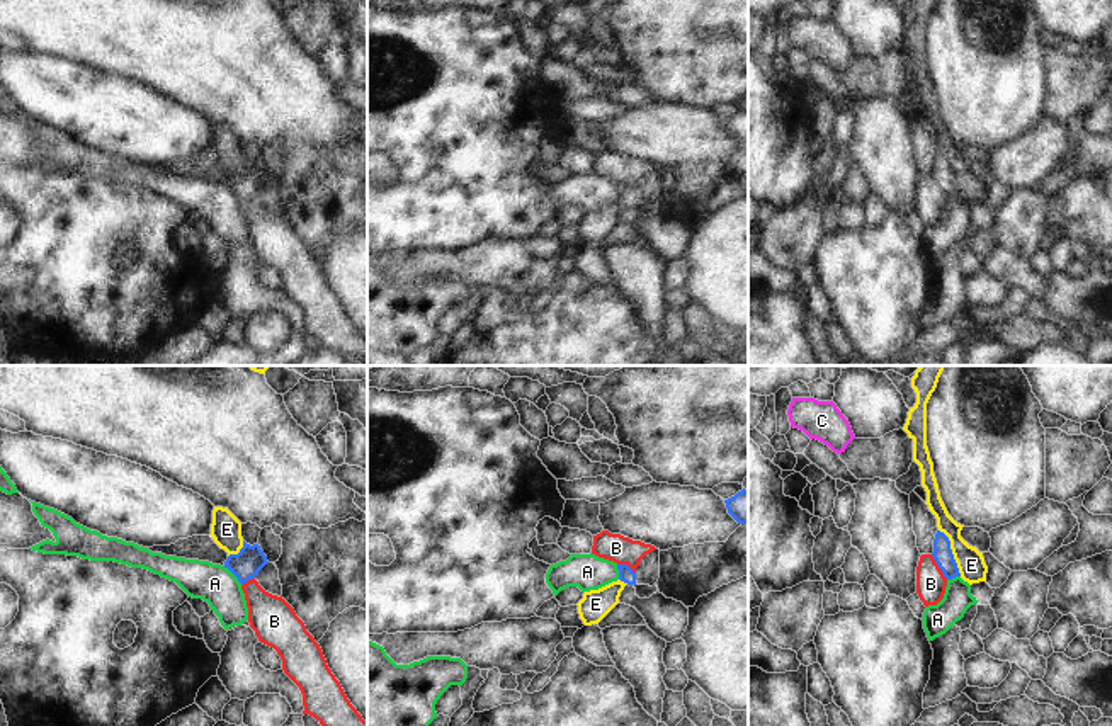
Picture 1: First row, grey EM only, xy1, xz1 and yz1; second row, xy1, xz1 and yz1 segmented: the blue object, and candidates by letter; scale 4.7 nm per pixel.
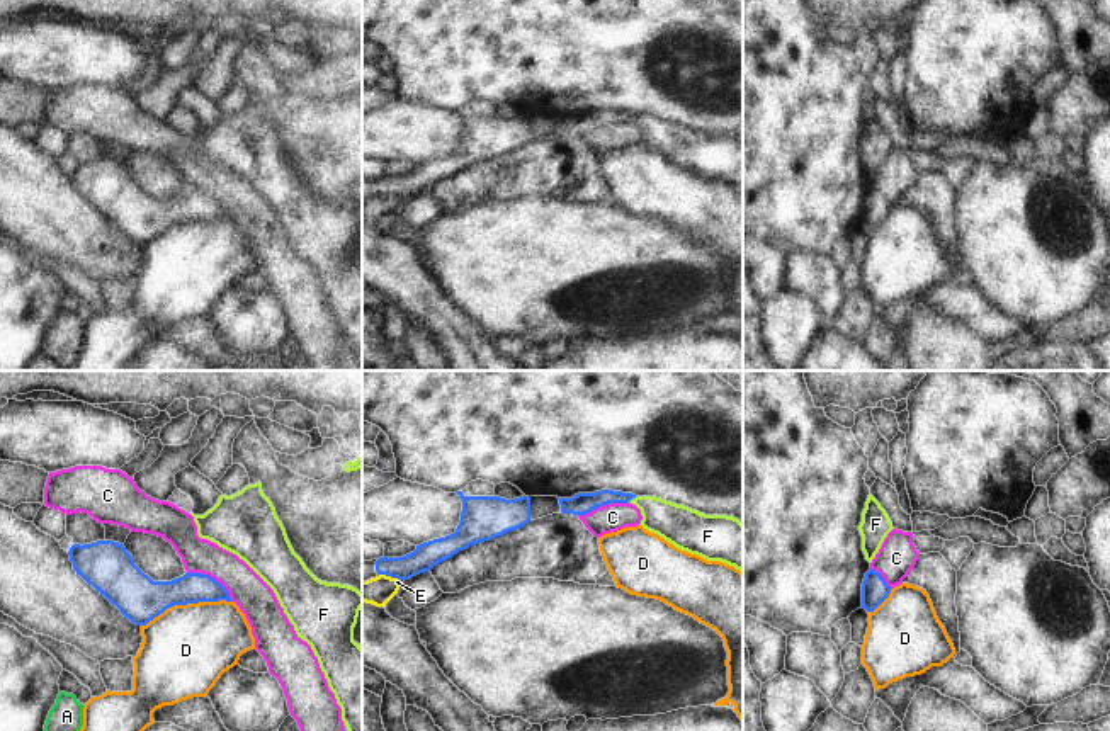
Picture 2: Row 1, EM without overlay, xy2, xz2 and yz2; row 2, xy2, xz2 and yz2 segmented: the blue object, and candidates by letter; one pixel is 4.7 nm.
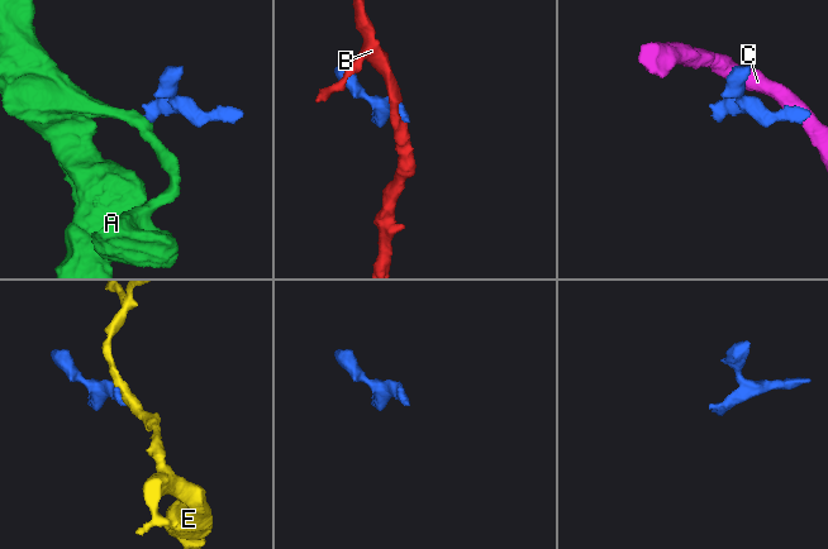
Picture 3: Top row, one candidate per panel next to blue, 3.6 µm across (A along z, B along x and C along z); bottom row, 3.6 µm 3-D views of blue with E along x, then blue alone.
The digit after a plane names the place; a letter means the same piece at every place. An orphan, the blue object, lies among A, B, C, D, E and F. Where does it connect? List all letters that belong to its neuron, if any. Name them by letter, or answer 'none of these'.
none of these

